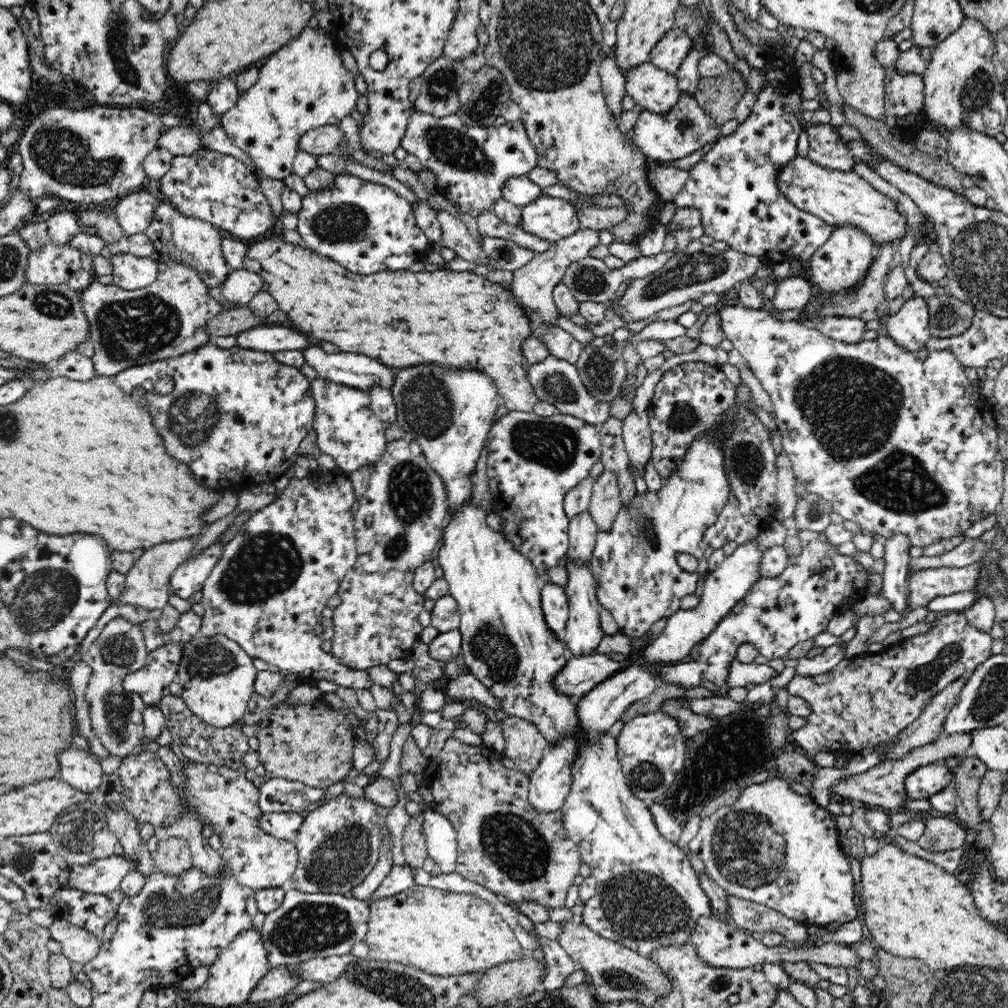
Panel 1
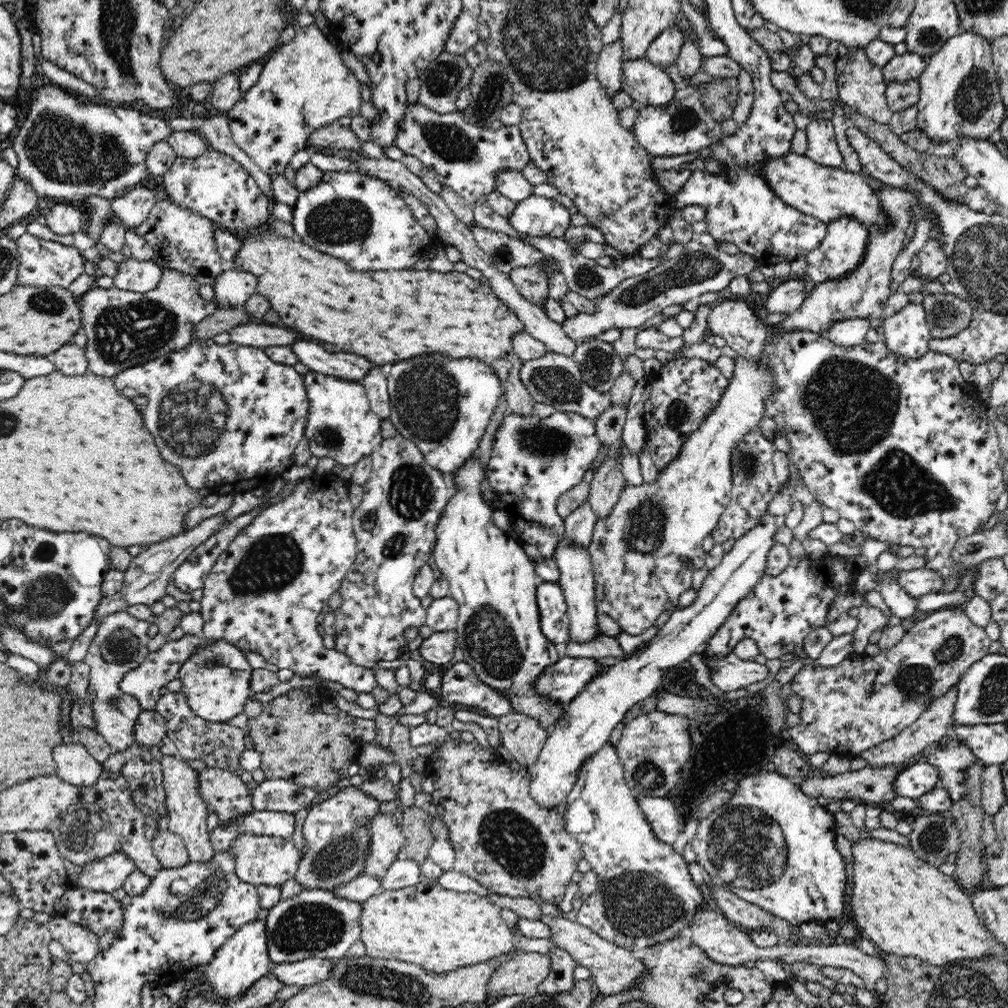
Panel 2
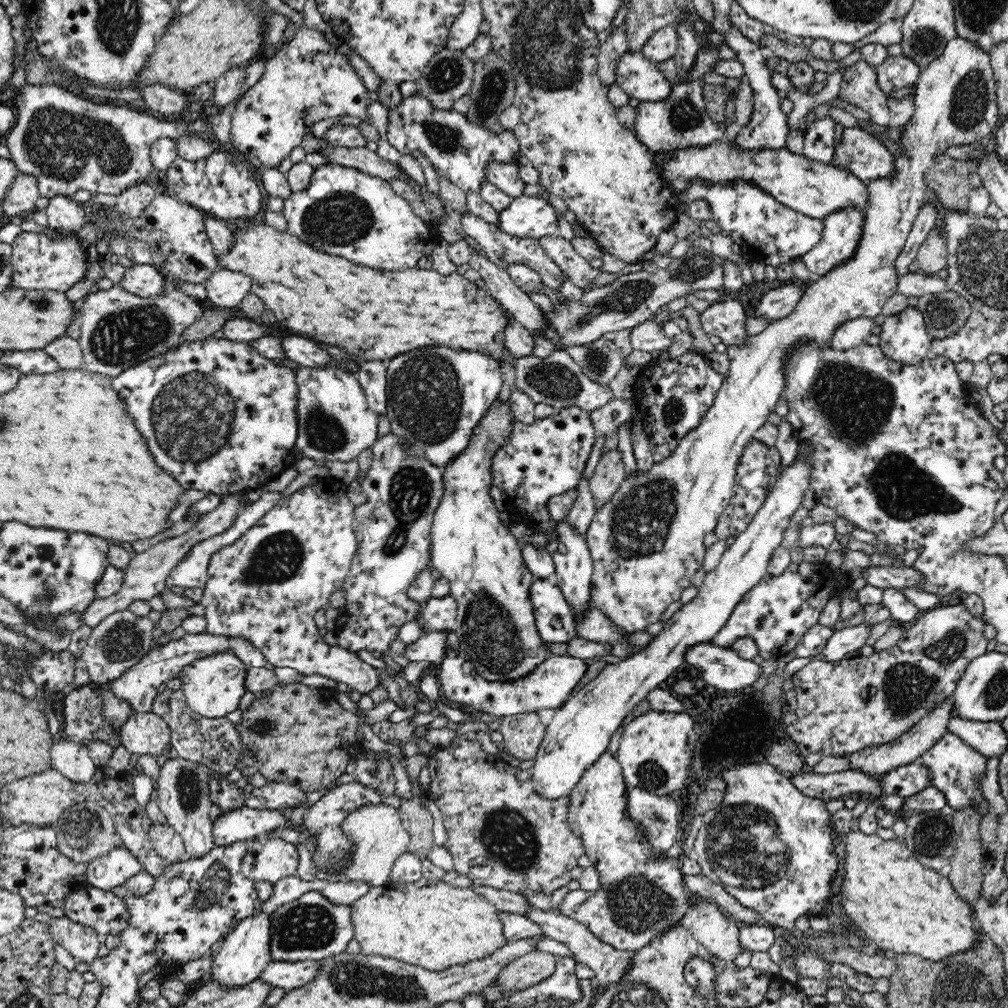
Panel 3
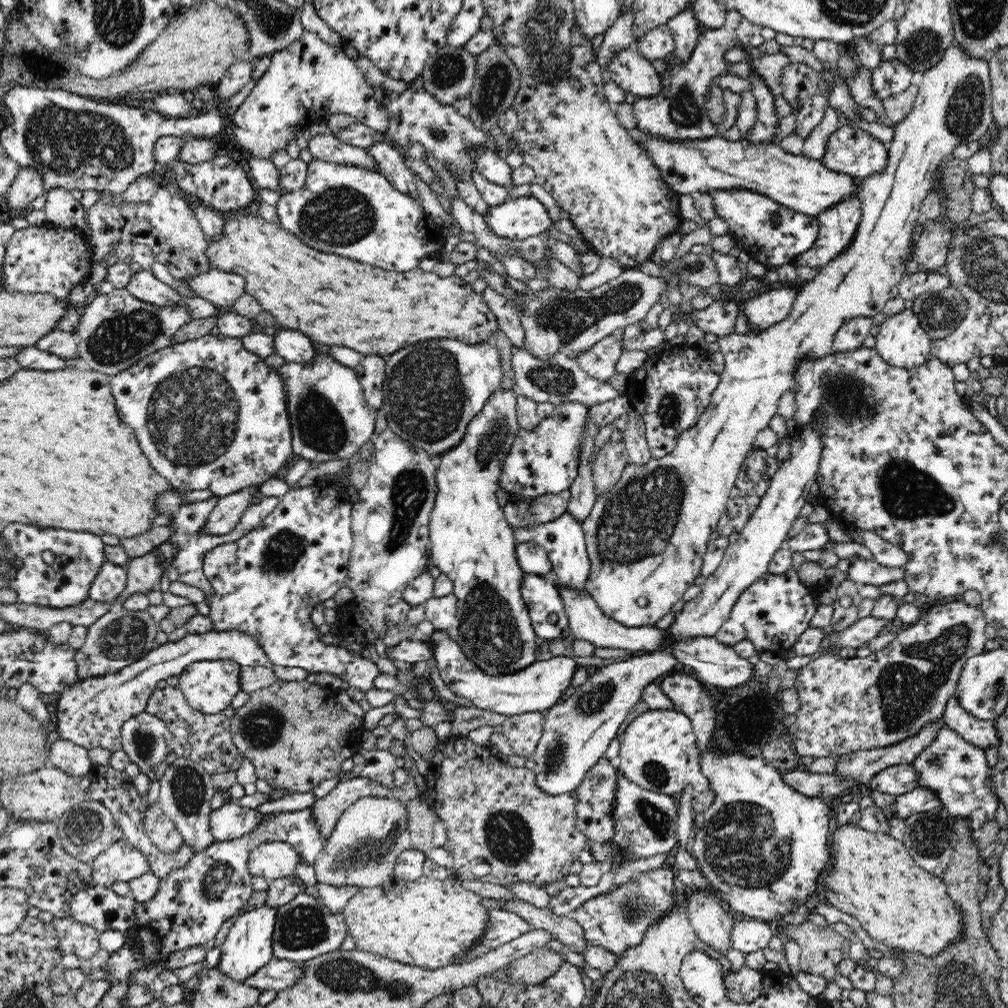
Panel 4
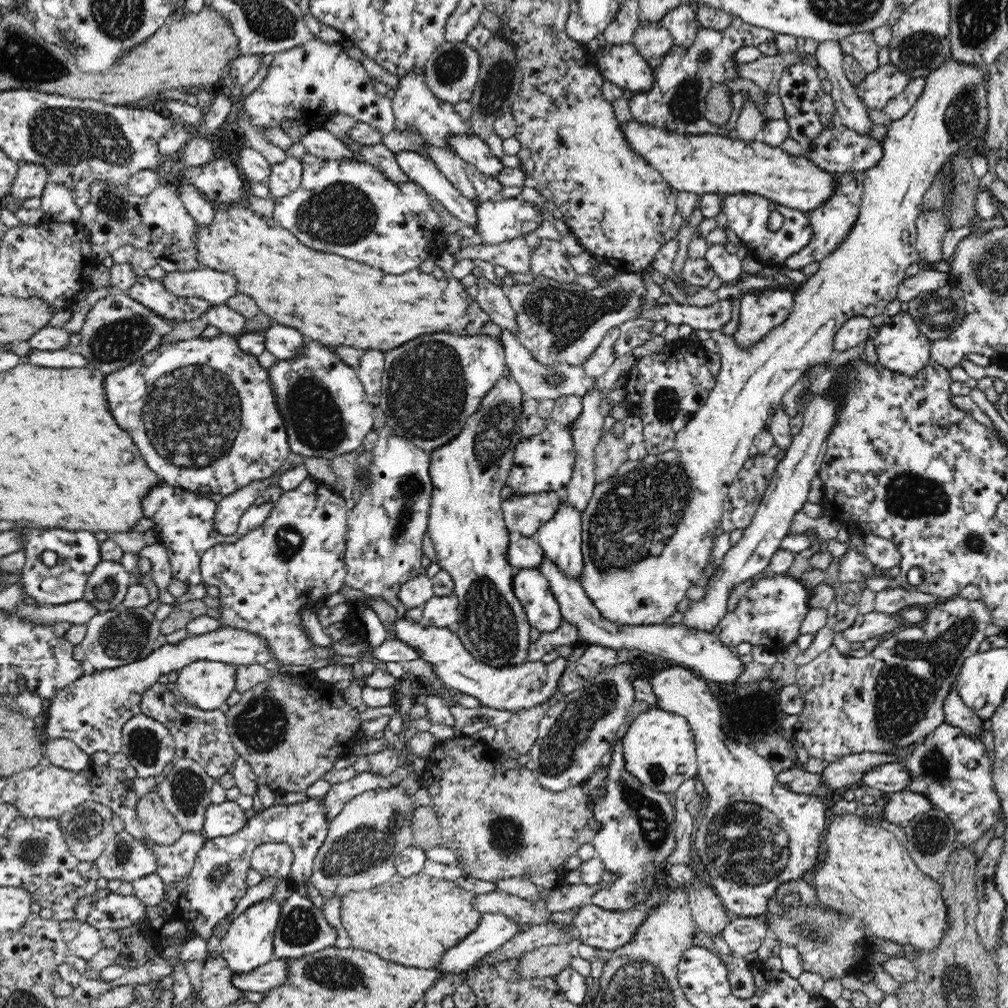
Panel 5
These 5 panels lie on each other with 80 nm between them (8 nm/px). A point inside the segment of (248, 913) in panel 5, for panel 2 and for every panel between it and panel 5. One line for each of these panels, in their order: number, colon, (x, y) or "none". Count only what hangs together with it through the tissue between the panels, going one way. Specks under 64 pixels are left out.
2: (244, 958)
3: (246, 951)
4: (248, 946)

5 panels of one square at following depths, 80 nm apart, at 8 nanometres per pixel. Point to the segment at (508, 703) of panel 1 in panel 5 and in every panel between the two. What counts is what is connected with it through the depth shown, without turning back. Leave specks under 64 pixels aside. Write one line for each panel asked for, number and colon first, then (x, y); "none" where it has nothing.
2: (491, 577)
3: (471, 546)
4: (471, 541)
5: (468, 473)

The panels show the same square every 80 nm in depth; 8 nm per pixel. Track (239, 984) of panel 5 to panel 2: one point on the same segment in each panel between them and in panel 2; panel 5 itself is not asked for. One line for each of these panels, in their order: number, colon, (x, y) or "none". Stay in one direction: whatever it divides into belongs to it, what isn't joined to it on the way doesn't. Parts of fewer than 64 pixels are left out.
2: (308, 972)
3: (278, 973)
4: (277, 974)

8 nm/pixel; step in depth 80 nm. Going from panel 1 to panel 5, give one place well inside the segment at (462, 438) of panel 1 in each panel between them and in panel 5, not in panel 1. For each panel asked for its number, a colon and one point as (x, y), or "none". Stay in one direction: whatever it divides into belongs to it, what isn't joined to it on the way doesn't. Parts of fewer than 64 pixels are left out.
2: (443, 407)
3: (436, 395)
4: (431, 391)
5: (430, 385)

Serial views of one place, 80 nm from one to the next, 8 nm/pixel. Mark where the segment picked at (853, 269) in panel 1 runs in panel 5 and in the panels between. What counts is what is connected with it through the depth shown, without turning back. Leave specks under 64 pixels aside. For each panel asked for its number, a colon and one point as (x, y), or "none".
2: (843, 248)
3: (842, 230)
4: (837, 225)
5: (831, 222)

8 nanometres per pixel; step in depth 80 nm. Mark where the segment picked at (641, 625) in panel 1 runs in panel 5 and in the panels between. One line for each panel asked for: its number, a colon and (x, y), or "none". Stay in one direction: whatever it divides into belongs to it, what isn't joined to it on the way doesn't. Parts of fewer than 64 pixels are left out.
2: (638, 550)
3: (646, 543)
4: (646, 537)
5: (647, 532)

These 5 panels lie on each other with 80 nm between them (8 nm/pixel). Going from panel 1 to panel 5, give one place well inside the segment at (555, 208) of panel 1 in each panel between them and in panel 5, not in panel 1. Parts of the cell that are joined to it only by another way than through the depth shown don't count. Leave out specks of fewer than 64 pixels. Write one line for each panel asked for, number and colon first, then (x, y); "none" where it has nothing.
2: (535, 216)
3: (530, 217)
4: (516, 219)
5: (501, 220)

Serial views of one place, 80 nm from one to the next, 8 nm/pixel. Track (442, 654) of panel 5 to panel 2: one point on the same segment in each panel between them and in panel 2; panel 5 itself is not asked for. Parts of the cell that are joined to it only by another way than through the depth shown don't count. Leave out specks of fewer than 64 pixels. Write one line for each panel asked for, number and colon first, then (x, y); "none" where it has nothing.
2: (559, 683)
3: (548, 686)
4: (536, 688)

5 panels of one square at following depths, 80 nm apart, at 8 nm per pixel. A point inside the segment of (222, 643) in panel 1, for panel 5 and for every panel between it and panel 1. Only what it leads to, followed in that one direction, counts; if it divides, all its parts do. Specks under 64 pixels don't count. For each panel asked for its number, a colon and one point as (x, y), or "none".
2: (215, 680)
3: (213, 686)
4: (209, 685)
5: (206, 684)

